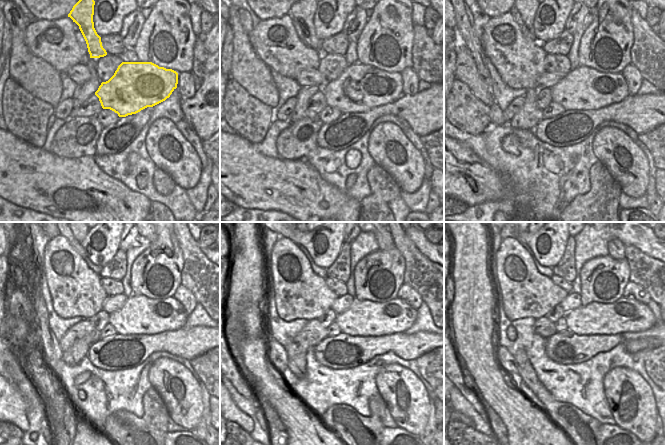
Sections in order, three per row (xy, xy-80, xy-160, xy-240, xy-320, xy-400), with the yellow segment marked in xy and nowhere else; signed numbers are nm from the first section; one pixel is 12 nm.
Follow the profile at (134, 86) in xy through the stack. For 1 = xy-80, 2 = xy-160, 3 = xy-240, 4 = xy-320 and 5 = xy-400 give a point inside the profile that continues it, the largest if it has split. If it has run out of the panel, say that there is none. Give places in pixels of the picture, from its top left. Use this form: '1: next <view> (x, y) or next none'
1: next xy-80 (360, 88)
2: next xy-160 (583, 88)
3: next xy-240 (139, 315)
4: next xy-320 (363, 318)
5: next xy-400 (625, 315)

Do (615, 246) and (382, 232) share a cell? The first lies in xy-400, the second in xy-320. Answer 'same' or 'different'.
same

